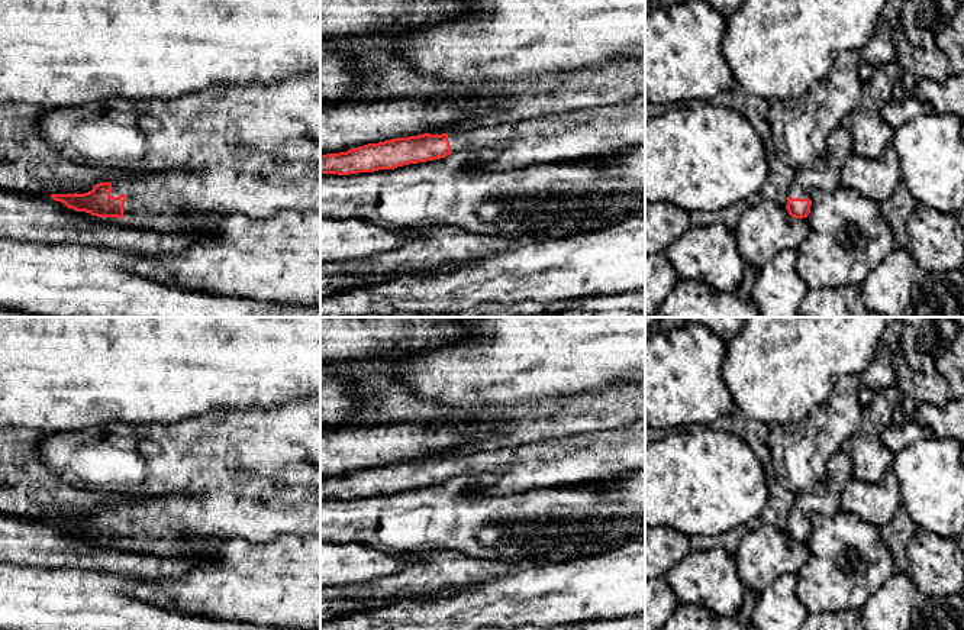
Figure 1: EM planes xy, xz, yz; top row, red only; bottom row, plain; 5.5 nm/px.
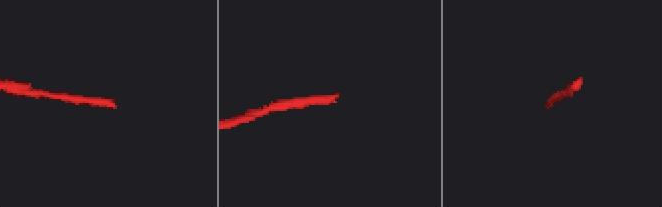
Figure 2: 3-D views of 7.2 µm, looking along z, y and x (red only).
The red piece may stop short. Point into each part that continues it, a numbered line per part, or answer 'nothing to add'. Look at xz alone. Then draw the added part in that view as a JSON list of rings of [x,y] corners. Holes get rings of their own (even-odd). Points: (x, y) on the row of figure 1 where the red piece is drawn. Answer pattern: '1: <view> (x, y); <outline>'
1: xz (600, 131); [[[645,94],[628,103],[538,116],[490,127],[448,132],[448,140],[452,154],[467,154],[471,161],[477,161],[483,151],[497,148],[497,156],[491,162],[480,165],[484,172],[609,155],[620,148],[645,145]]]

